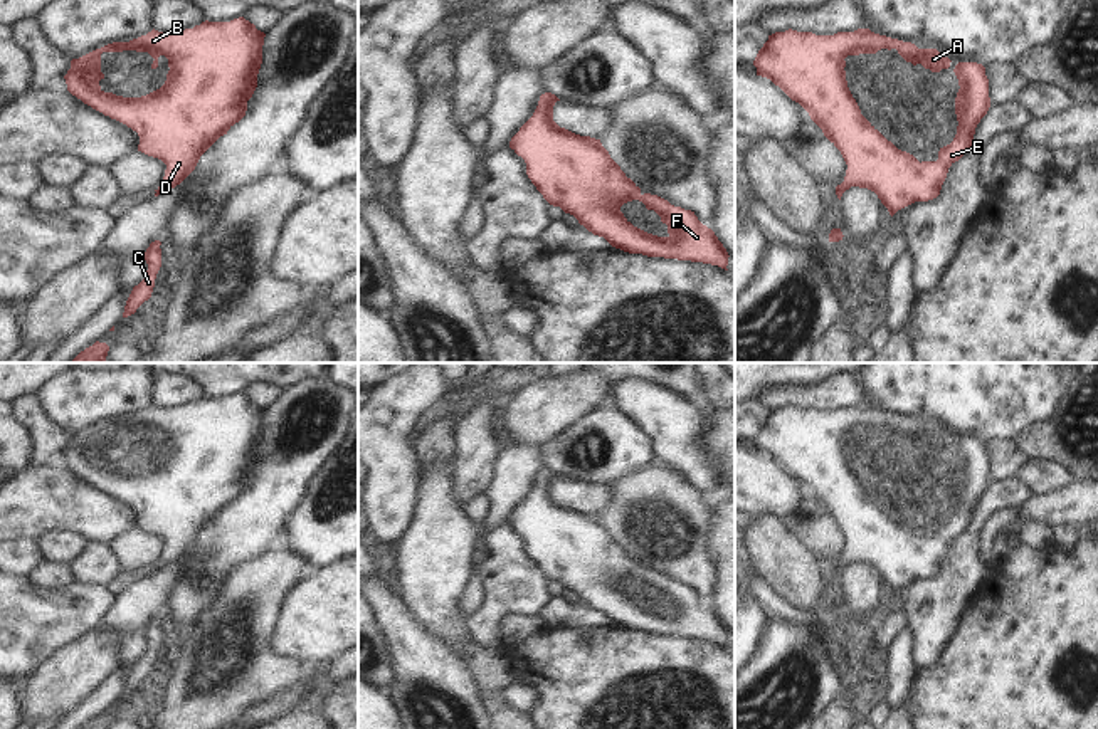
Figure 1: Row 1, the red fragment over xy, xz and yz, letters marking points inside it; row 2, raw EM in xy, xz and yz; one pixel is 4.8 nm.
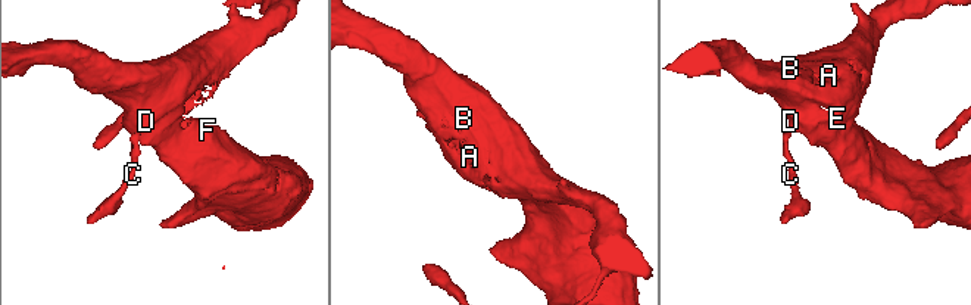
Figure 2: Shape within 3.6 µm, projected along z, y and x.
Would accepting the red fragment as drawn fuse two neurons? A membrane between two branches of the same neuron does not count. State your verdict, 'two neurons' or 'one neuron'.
one neuron

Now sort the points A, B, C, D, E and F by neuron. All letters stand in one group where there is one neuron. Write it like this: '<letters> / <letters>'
A B C D E F

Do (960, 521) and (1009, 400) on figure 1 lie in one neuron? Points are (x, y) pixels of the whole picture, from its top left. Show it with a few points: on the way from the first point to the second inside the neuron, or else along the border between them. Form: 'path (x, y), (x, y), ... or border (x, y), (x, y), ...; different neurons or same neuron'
border (945, 432), (952, 437), (976, 437), (984, 444); different neurons

